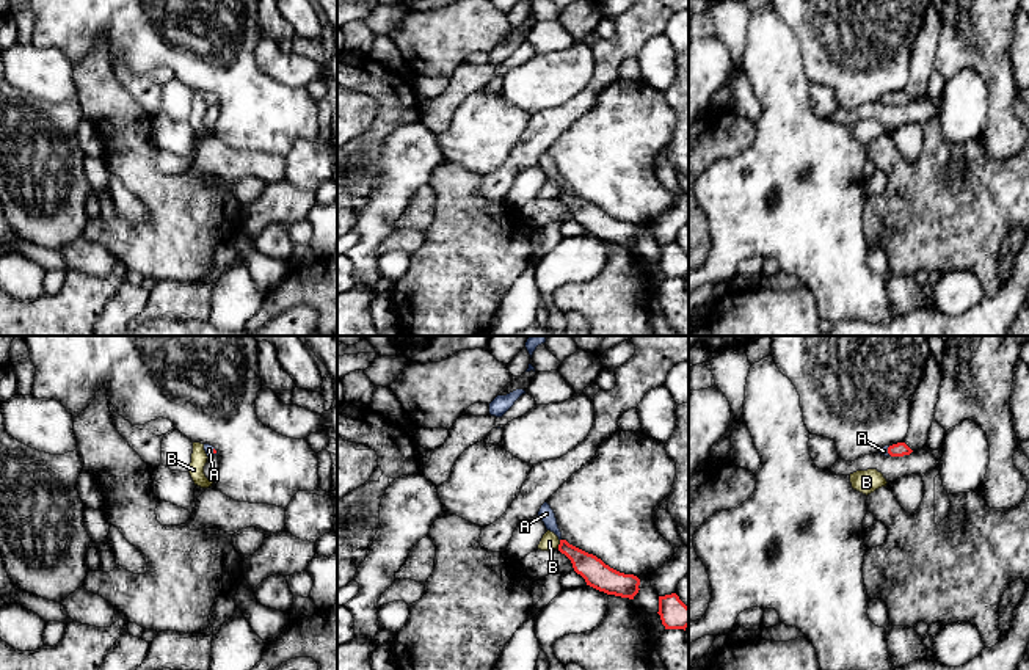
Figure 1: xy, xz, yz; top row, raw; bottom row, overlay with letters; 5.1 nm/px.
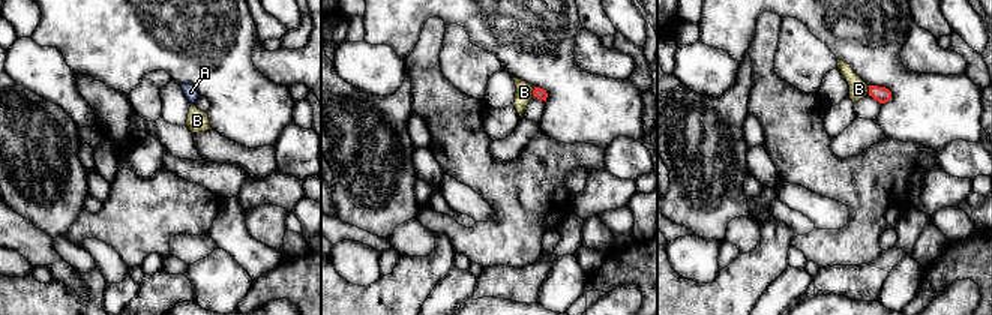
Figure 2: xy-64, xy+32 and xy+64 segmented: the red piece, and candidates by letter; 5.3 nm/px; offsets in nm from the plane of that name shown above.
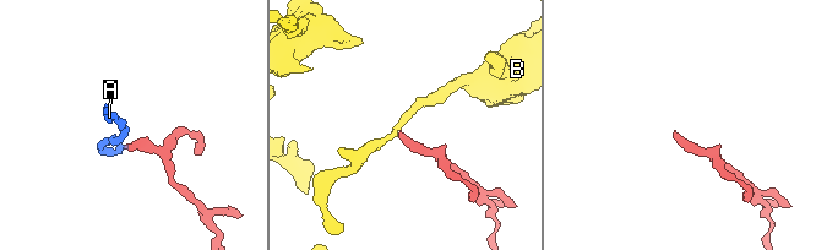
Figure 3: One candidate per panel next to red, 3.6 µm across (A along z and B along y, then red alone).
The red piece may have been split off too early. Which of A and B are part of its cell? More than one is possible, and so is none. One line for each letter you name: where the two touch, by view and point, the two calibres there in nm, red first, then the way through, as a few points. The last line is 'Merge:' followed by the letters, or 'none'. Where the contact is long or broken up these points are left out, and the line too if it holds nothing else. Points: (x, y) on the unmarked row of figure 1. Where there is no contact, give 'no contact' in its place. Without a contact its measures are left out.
A: contact xy (214, 99); calibres 20 and 50 nm; way xy (214, 98), (214, 99), (209, 98)
Merge: A

